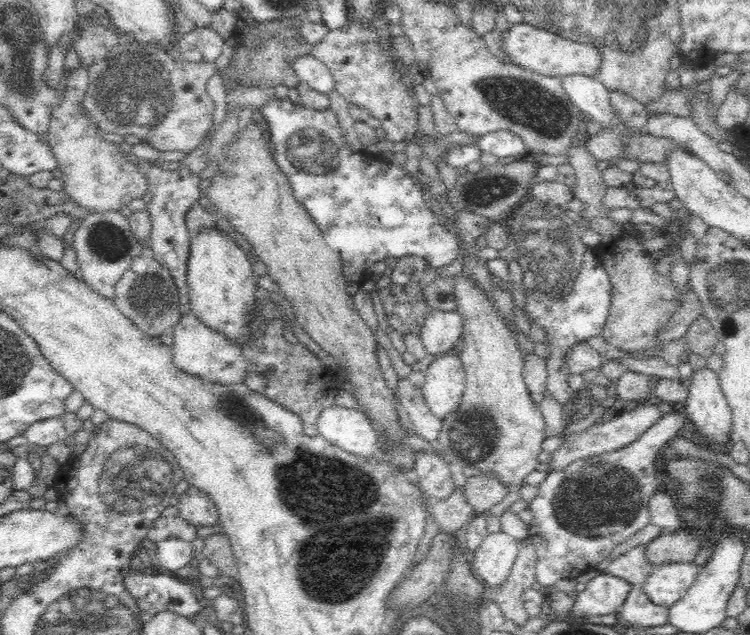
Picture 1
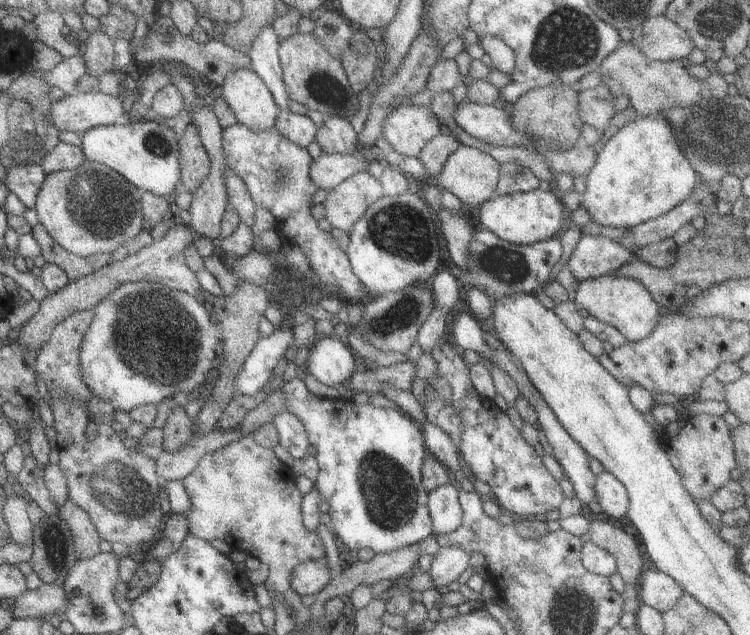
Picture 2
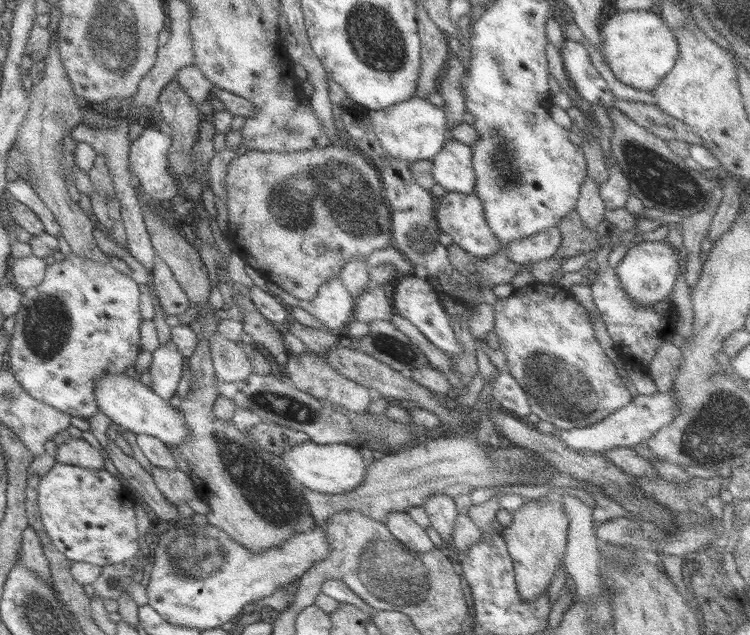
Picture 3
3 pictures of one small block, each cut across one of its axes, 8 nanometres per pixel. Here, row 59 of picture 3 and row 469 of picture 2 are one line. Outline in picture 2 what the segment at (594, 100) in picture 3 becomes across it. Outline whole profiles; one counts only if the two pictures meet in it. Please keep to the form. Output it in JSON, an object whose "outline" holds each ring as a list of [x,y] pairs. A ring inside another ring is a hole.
{"outline":[[[470,311],[460,312],[452,326],[451,333],[454,342],[456,342],[458,346],[462,346],[464,350],[474,350],[474,352],[484,356],[484,358],[492,364],[500,366],[500,368],[516,382],[519,392],[526,397],[526,400],[528,400],[532,406],[534,406],[537,419],[539,420],[542,430],[544,430],[546,434],[550,446],[553,448],[554,456],[560,463],[560,466],[562,466],[565,476],[572,483],[574,496],[578,498],[583,505],[592,502],[595,497],[596,475],[590,468],[590,456],[588,456],[586,450],[584,450],[584,448],[582,448],[582,446],[564,430],[562,424],[560,424],[556,416],[554,416],[554,412],[550,410],[550,406],[541,398],[536,388],[534,388],[534,384],[530,382],[528,374],[522,370],[522,366],[520,366],[514,356],[506,348],[491,349],[488,346],[484,340],[484,331],[479,324],[479,320],[474,319],[474,316]]]}

